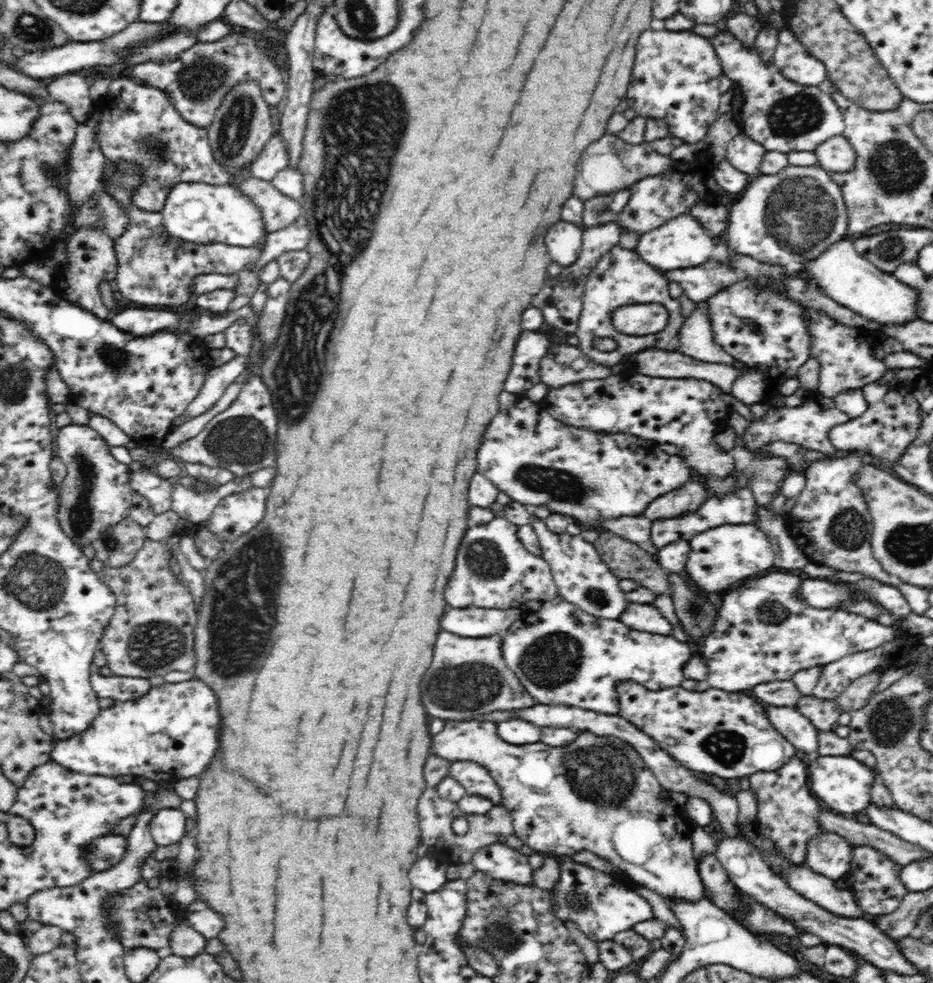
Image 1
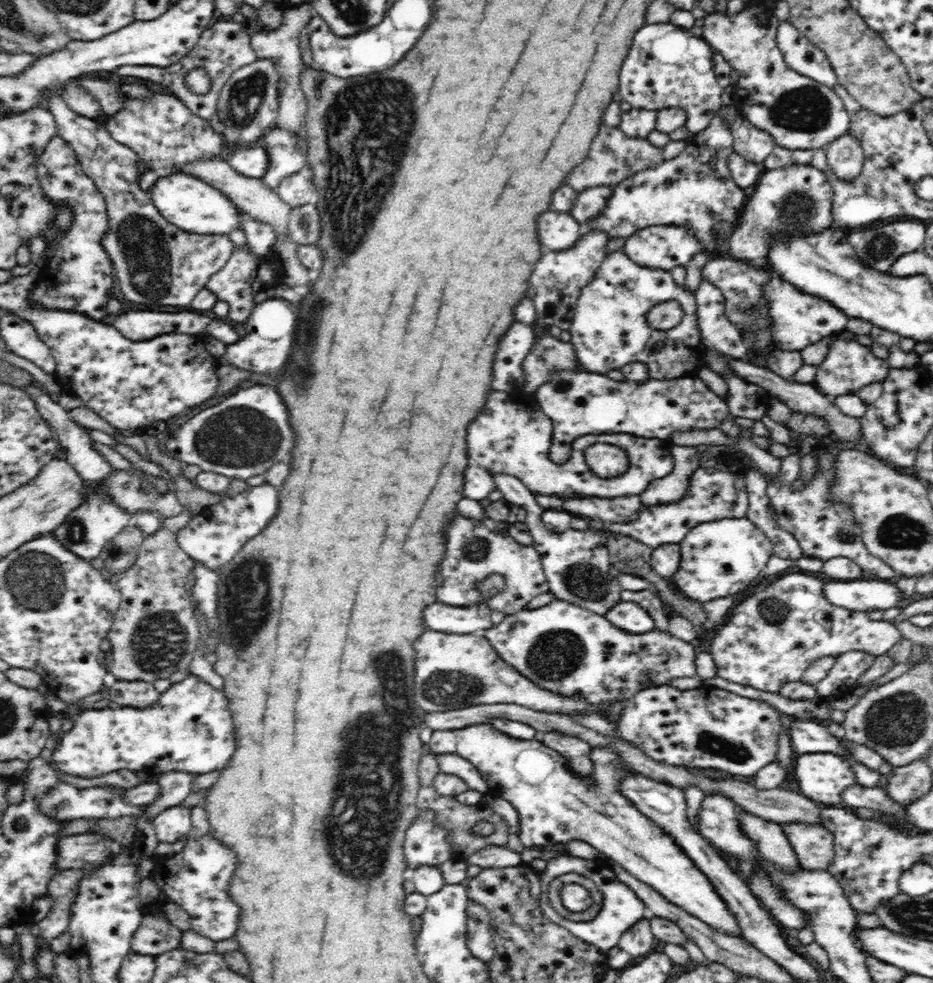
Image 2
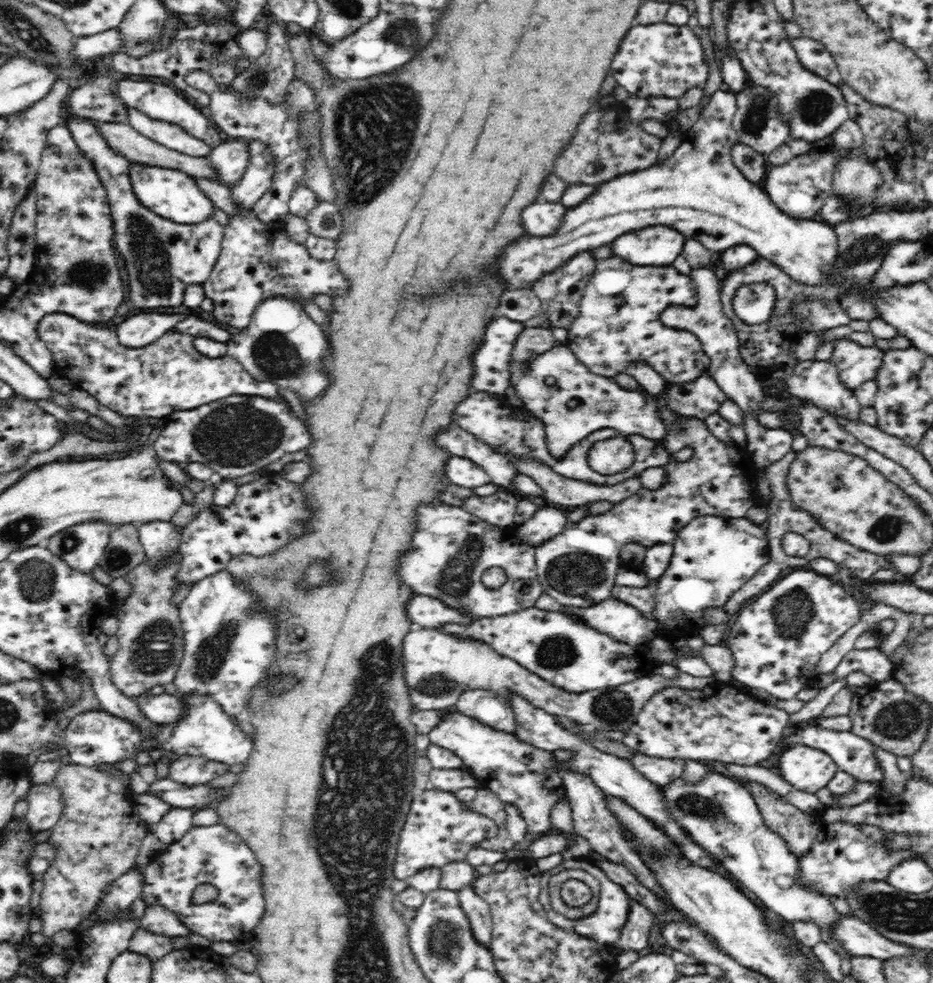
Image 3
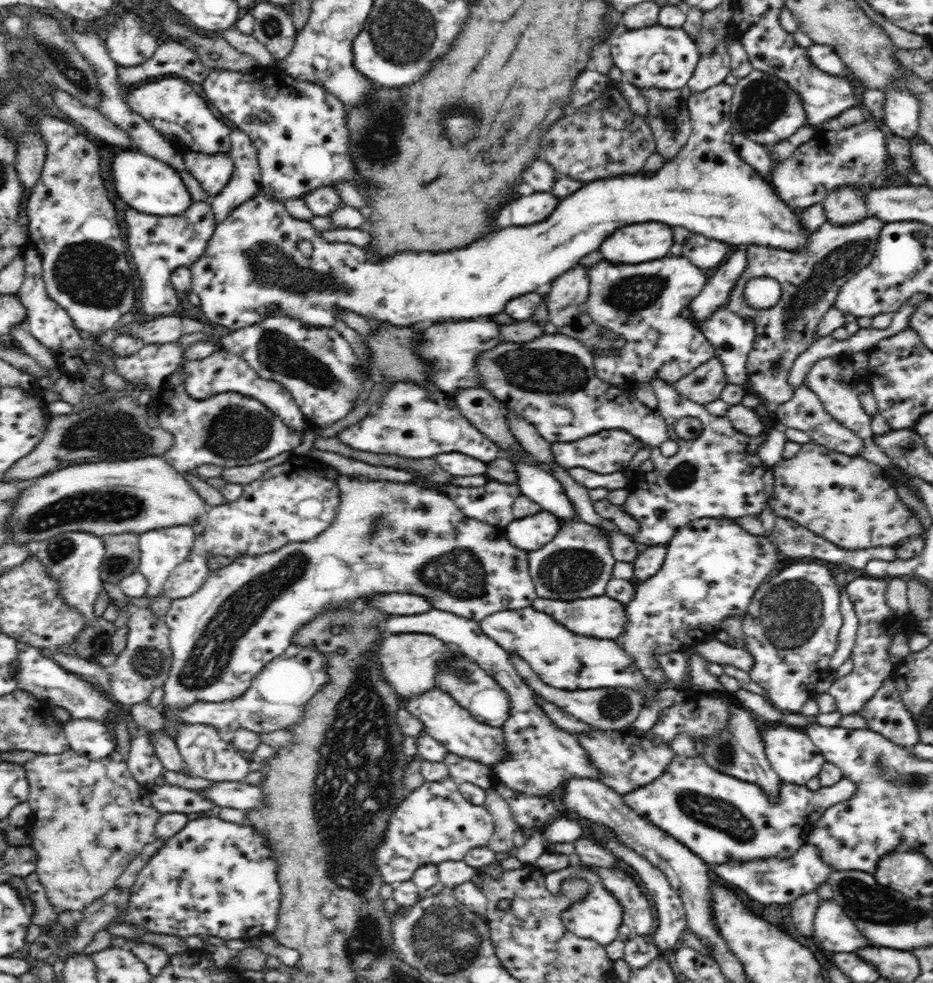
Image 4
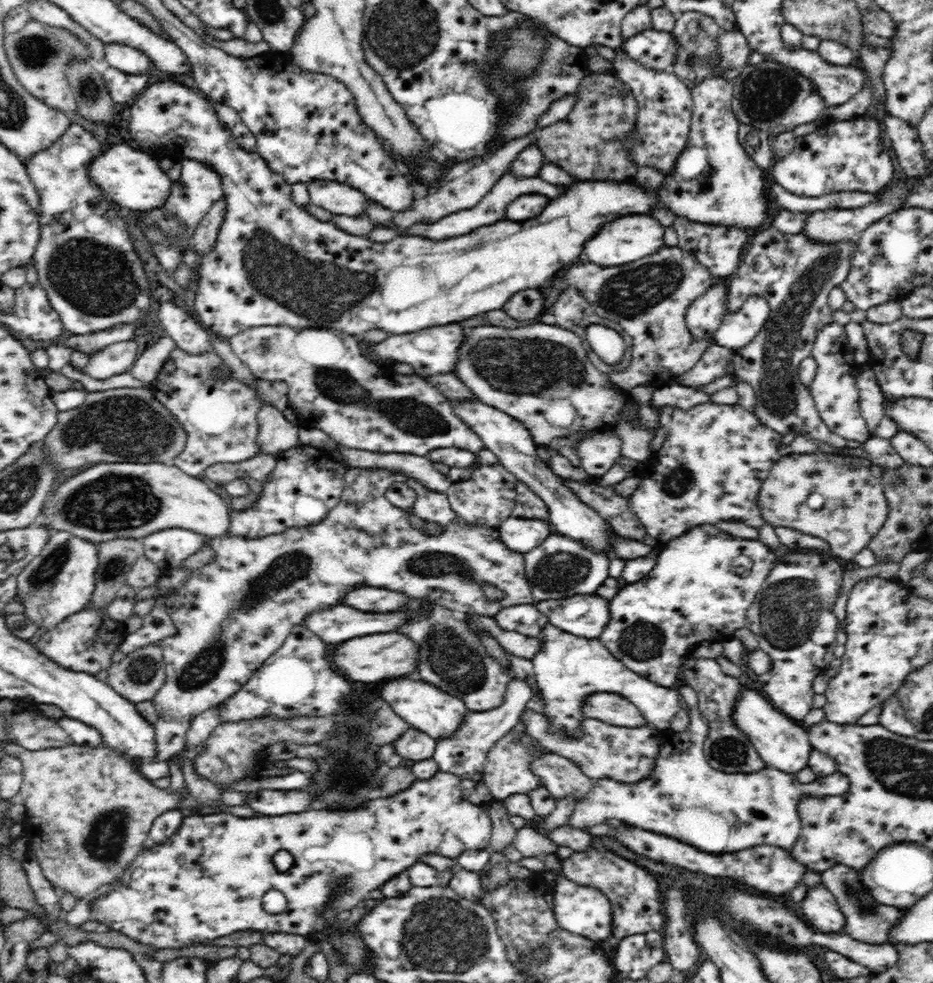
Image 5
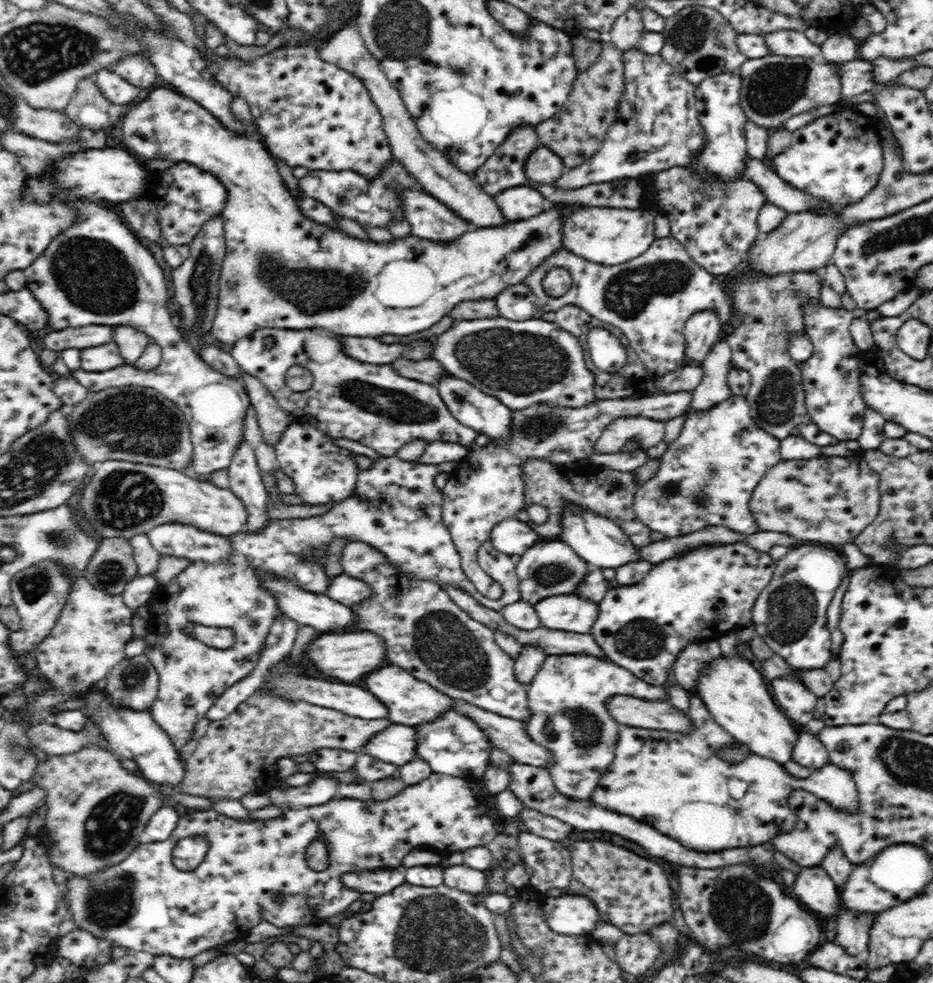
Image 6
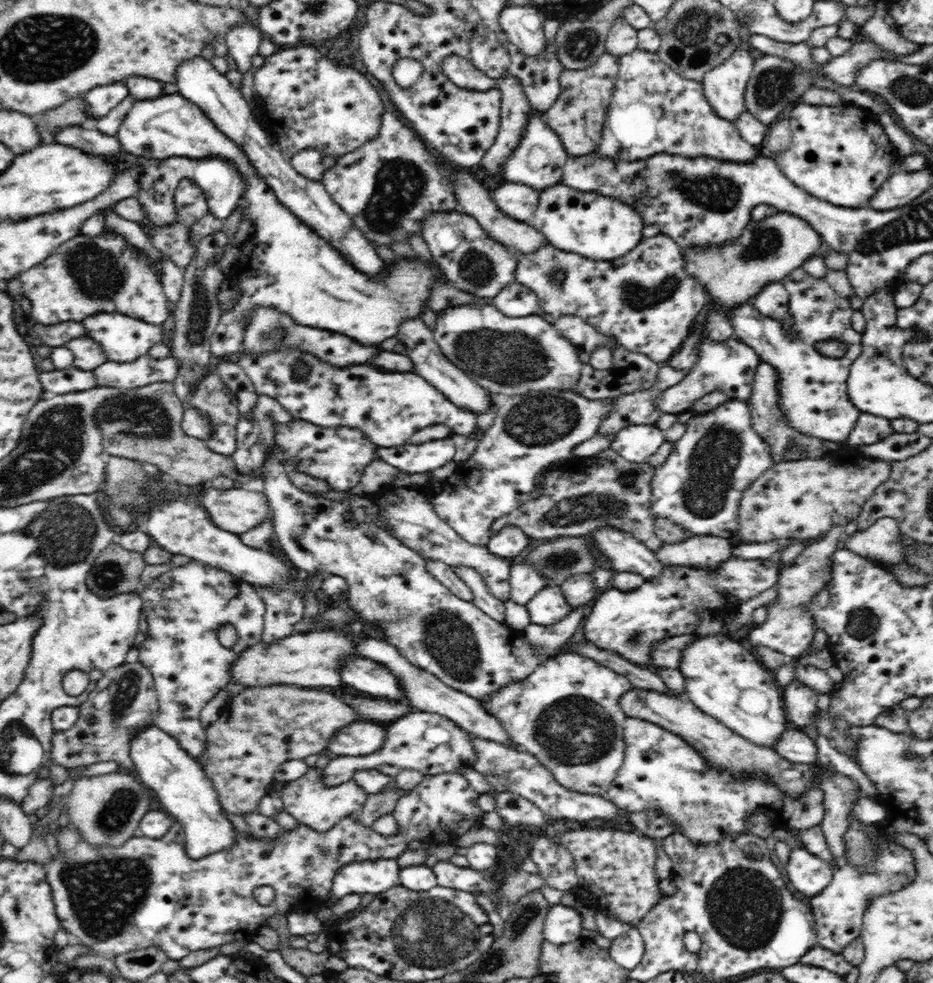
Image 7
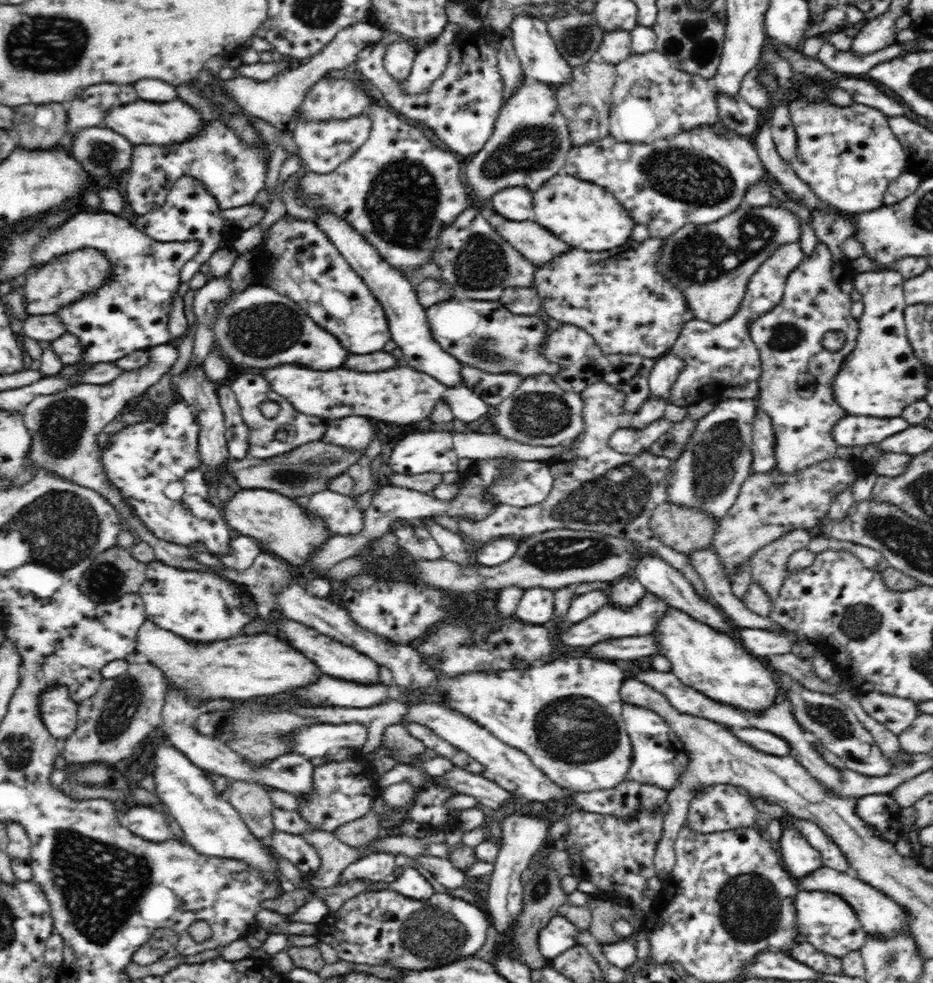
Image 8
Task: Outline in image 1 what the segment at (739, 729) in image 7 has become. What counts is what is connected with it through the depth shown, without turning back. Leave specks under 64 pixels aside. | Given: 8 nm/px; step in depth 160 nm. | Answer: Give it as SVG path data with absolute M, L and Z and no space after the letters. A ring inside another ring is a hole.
M816 755L807 761L811 792L836 814L864 812L871 804L872 785L879 780L878 773L852 756Z

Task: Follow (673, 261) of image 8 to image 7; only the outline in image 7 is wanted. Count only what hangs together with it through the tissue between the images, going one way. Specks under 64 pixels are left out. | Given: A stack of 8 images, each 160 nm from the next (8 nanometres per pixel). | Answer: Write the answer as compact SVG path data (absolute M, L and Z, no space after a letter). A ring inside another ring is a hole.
M780 211L769 217L758 223L751 221L741 237L729 245L696 247L683 251L686 270L703 284L711 298L702 318L705 322L706 338L714 343L723 343L735 336L734 328L724 315L726 308L749 301L769 282L782 282L790 271L799 269L808 259L816 255L825 256L824 264L829 271L844 271L848 264L846 255L842 253L830 250L820 253L823 240L819 232L798 215Z

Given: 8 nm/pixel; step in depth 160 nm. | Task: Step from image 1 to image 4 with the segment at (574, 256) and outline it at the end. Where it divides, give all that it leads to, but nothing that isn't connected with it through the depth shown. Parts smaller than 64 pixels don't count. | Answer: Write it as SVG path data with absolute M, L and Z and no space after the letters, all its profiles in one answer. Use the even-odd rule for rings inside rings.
M530 194L510 204L512 224L514 226L532 226L550 218L555 206L559 203L553 194Z

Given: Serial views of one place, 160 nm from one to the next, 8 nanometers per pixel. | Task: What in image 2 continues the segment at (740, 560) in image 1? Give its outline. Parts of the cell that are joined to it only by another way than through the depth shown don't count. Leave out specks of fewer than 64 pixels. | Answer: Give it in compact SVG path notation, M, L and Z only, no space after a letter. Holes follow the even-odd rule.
M723 518L690 529L679 544L681 562L672 581L677 591L698 602L734 596L749 586L774 555L772 541L748 518Z

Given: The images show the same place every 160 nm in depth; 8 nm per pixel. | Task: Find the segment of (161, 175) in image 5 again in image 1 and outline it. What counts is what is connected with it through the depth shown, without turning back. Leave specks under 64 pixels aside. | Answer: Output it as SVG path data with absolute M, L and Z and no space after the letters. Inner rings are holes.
M179 182L167 196L160 212L168 234L193 243L226 243L244 248L258 246L268 234L262 211L236 184L212 186L206 183Z

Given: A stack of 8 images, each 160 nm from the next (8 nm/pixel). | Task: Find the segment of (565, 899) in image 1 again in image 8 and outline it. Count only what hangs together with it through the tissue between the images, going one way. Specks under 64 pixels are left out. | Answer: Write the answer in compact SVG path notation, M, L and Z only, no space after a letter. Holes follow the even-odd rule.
M555 915L540 932L540 952L548 962L551 962L552 958L560 956L574 945L579 945L579 934L580 930L572 922L564 916Z

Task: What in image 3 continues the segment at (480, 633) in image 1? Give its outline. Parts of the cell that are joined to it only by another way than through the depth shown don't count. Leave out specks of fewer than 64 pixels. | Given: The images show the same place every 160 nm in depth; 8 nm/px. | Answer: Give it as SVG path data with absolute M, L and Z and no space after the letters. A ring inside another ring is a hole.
M414 596L408 602L406 612L408 612L410 620L420 624L422 628L438 628L444 624L470 626L473 623L471 614L448 608L448 606L444 606L444 602L440 602L436 598L428 598L428 596Z

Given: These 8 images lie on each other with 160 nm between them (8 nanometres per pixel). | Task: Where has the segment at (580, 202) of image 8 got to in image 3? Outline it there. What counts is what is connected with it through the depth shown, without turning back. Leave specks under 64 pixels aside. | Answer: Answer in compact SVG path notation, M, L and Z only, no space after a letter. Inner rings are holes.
M648 226L644 230L636 230L630 234L622 234L620 238L616 238L612 243L614 254L624 260L628 260L630 264L636 266L670 266L676 260L684 248L684 238L680 232L666 228L666 226Z

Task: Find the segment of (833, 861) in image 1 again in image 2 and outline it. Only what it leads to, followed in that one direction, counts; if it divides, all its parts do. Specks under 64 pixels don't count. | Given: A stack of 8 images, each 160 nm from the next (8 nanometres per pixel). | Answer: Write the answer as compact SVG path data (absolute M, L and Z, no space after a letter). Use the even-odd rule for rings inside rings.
M784 823L781 826L799 858L801 868L807 871L827 871L830 868L835 857L834 833L830 832L824 825Z

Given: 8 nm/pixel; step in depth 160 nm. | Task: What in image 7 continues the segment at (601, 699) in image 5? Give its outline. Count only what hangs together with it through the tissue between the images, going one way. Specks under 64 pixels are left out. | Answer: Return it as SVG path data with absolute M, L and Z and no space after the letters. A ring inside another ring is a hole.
M633 687L620 698L619 706L627 717L654 723L677 734L715 768L733 770L739 774L761 770L769 776L777 788L787 792L787 794L802 794L810 784L812 772L810 765L792 763L780 756L774 749L753 745L750 741L739 737L734 731L718 722L718 719L702 712L700 708L697 708L687 699L676 698L674 694L668 695L658 691Z

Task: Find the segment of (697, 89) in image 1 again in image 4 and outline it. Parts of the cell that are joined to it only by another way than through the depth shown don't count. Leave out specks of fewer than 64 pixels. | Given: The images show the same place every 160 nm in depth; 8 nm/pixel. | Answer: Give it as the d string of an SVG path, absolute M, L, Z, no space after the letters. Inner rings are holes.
M623 22L618 23L608 36L607 41L610 44L610 56L613 66L622 71L624 82L630 83L641 90L662 90L662 91L681 91L687 87L687 84L696 72L695 68L701 59L701 54L697 43L683 29L670 28L660 24L642 27L628 28ZM654 54L664 54L670 58L670 68L664 72L652 72L652 66L648 68L648 60Z

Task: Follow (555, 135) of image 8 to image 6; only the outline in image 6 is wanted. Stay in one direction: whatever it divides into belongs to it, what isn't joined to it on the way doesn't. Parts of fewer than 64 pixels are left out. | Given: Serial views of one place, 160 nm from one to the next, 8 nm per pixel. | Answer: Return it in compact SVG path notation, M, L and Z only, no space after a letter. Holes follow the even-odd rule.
M542 145L532 152L525 164L526 176L538 184L552 184L568 170L569 168L564 166L562 159L554 154L554 151Z

